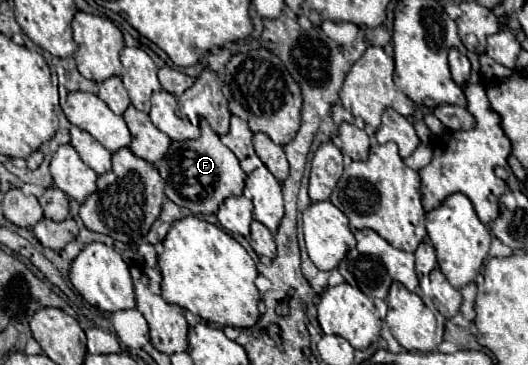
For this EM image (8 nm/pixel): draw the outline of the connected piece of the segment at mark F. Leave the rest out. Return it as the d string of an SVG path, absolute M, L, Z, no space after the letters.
M201 122L201 136L187 142L171 142L167 154L155 164L165 180L165 196L193 214L217 214L219 206L229 196L241 196L245 188L245 172L237 156L219 140L207 122Z

